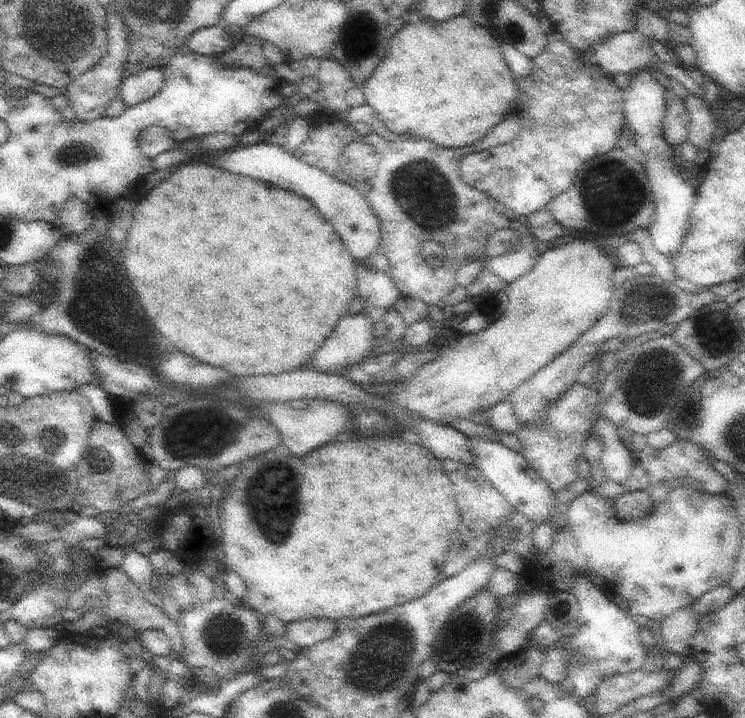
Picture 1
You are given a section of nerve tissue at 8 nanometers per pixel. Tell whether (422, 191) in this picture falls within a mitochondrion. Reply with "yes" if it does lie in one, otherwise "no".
yes

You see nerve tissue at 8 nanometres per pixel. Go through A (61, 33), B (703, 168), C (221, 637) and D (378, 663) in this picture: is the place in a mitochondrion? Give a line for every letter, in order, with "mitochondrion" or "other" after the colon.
A: mitochondrion
B: other
C: mitochondrion
D: mitochondrion

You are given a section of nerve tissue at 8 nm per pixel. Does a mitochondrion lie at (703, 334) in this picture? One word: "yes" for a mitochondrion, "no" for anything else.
yes

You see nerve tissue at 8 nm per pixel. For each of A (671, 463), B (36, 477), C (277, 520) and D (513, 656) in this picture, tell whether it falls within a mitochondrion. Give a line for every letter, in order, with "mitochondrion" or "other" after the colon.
A: other
B: mitochondrion
C: mitochondrion
D: other

